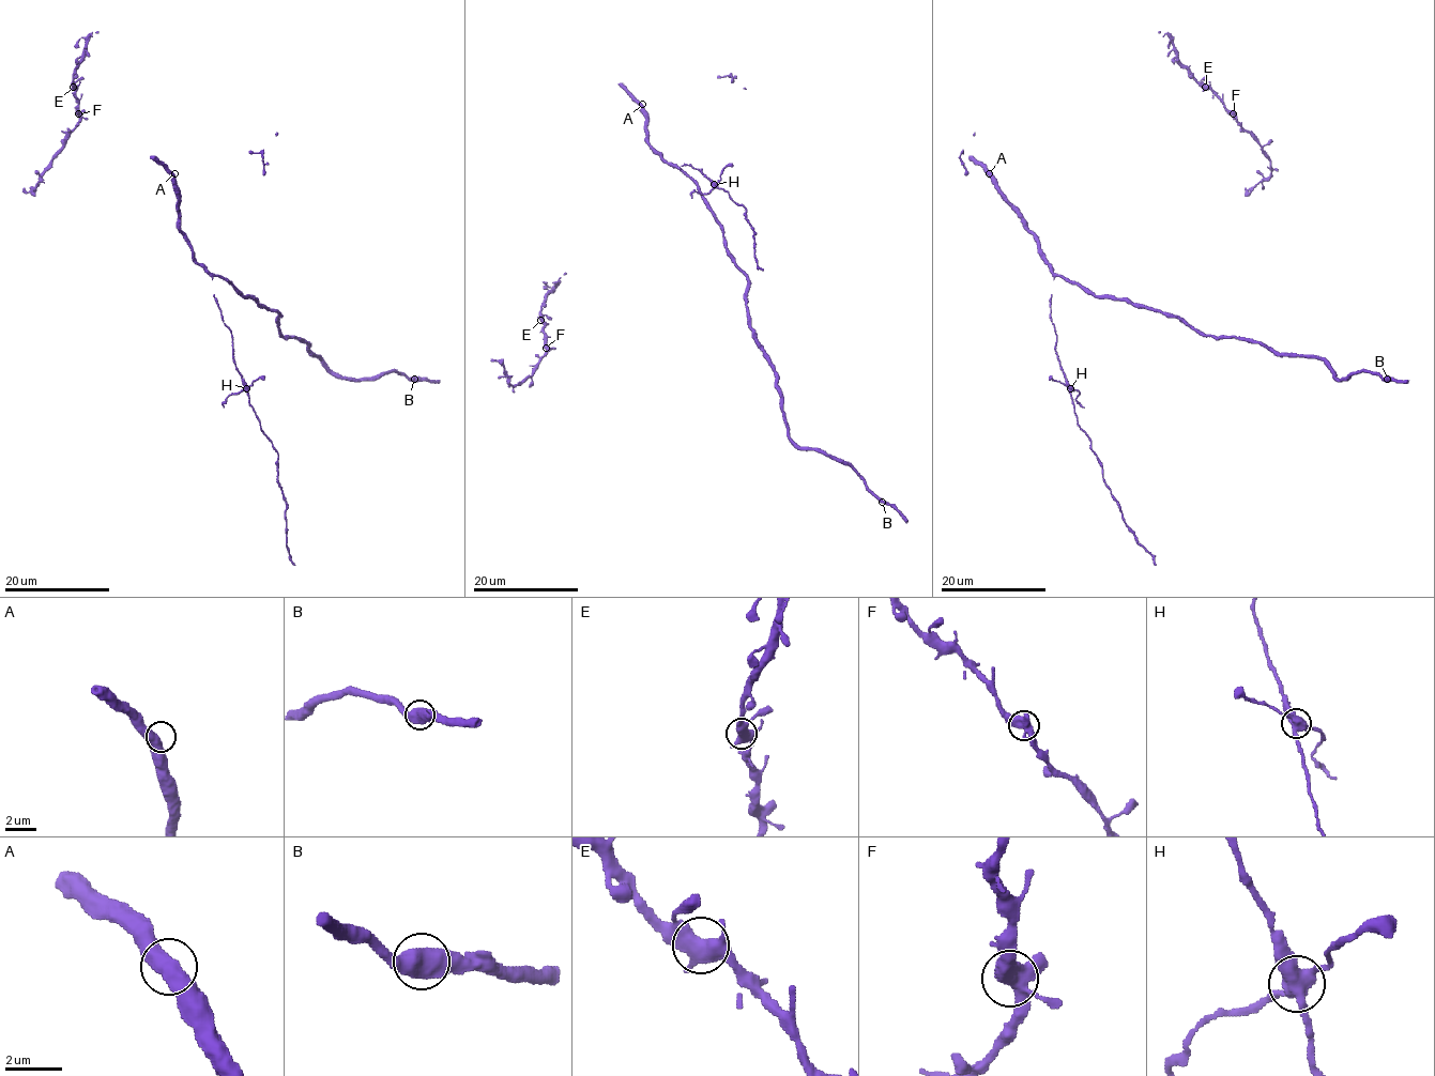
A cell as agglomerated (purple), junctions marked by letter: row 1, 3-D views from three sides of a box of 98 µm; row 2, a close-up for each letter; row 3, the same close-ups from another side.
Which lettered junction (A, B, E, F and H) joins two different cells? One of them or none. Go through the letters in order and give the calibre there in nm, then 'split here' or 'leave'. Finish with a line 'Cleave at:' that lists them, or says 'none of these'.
A: 500 nm thick; leave
B: 550 nm thick; leave
E: 480 nm thick; leave
F: 500 nm thick; leave
H: 500 nm thick; split here
Cleave at: H

